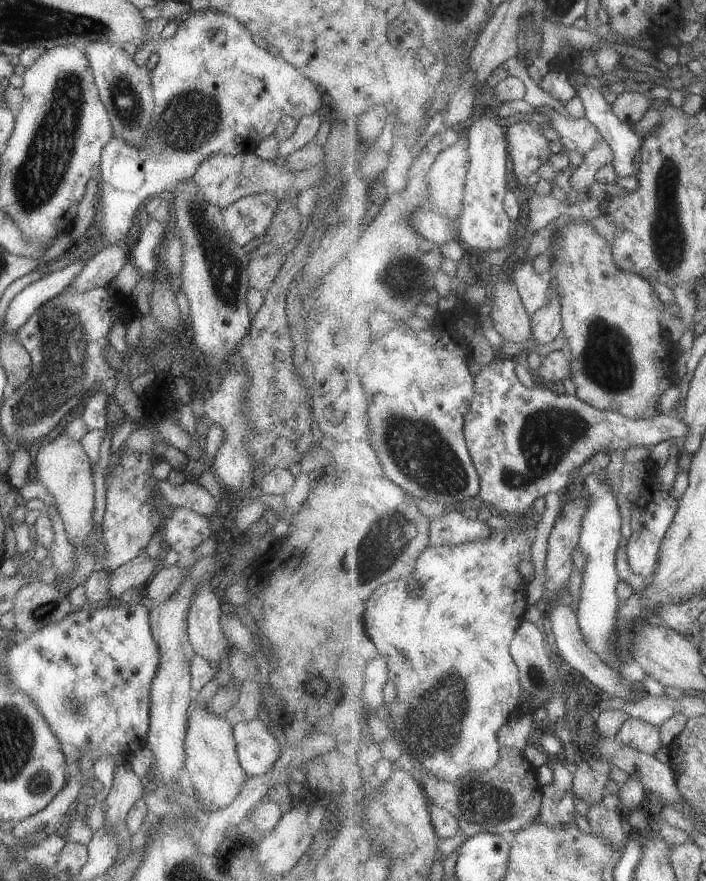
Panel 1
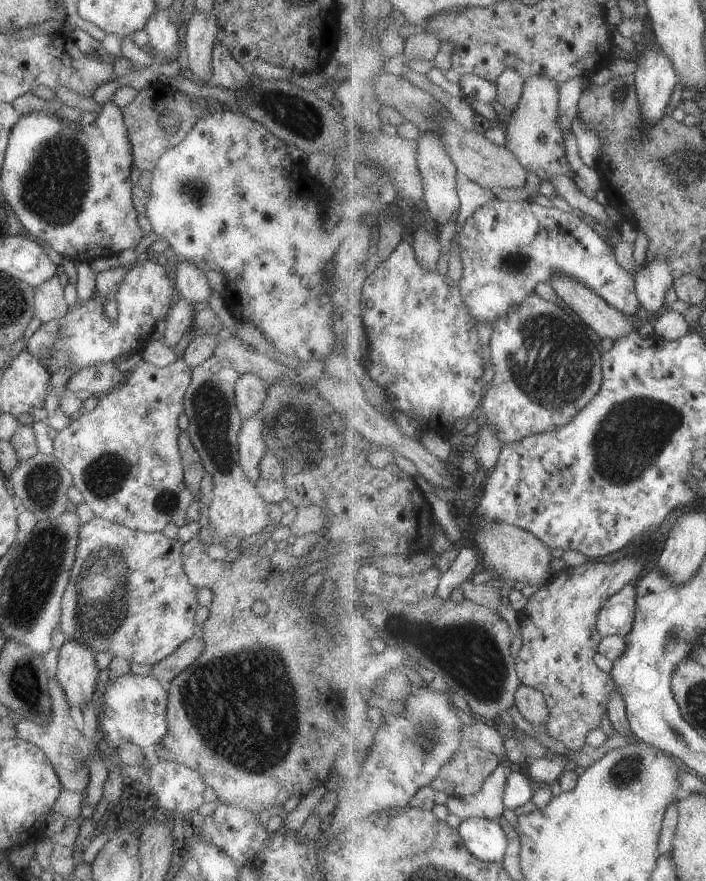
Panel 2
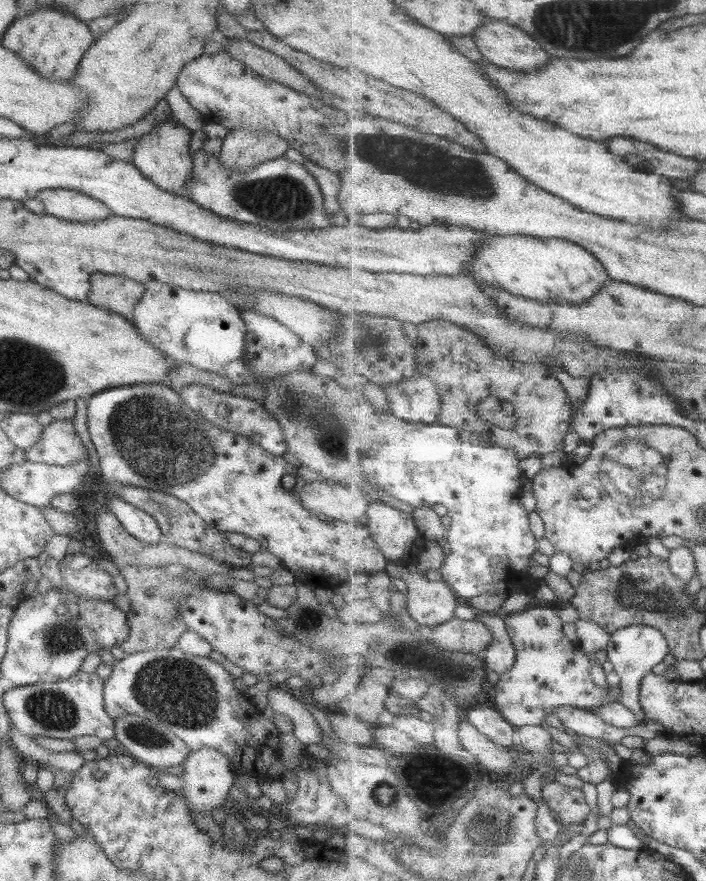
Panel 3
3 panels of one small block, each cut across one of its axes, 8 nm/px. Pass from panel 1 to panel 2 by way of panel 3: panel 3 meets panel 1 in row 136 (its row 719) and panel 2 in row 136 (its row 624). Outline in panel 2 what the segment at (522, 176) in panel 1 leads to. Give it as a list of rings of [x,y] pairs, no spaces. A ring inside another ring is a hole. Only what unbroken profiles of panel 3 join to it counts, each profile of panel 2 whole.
[[[537,75],[524,83],[521,100],[508,122],[506,147],[515,154],[527,170],[531,170],[541,180],[551,180],[555,175],[573,172],[564,130],[557,124],[559,116],[559,90],[556,80]]]

